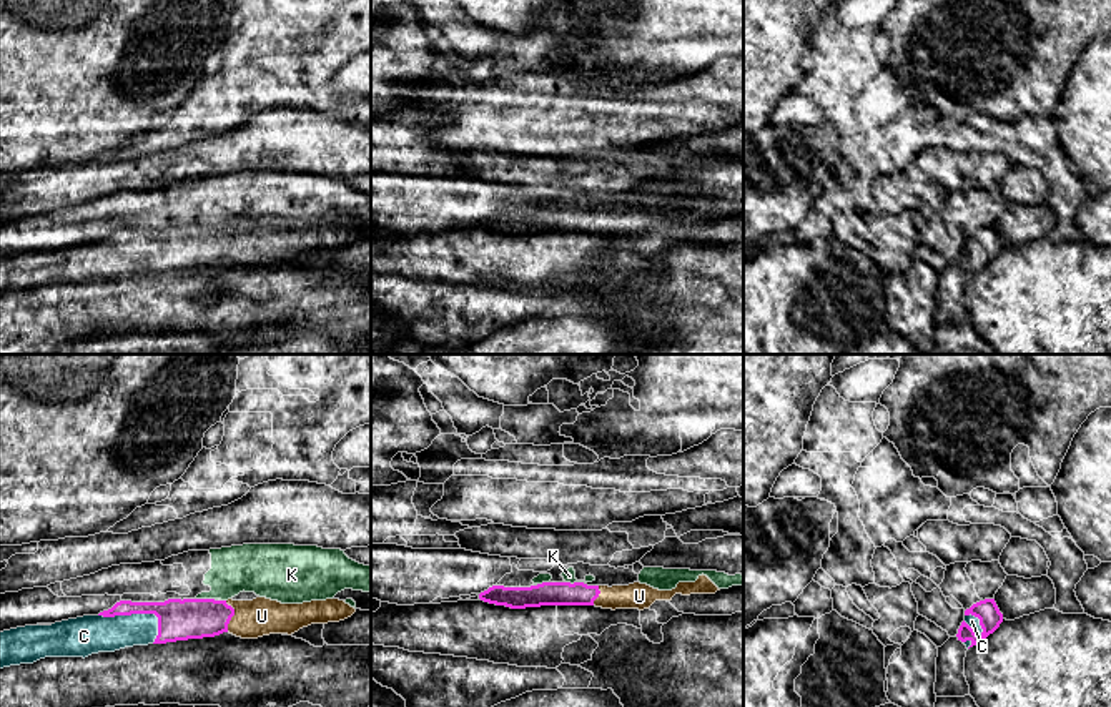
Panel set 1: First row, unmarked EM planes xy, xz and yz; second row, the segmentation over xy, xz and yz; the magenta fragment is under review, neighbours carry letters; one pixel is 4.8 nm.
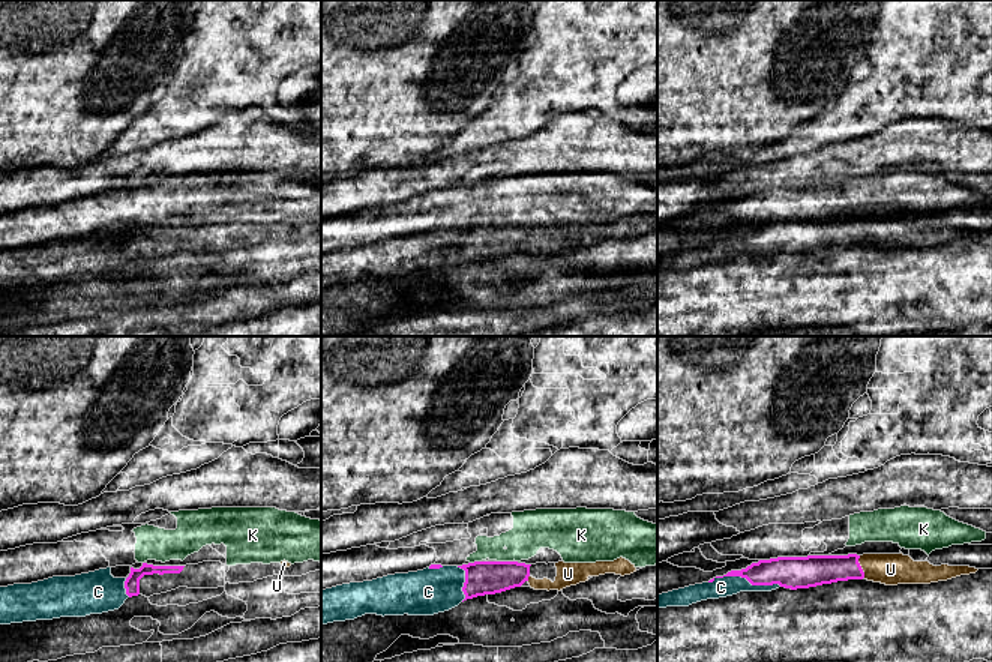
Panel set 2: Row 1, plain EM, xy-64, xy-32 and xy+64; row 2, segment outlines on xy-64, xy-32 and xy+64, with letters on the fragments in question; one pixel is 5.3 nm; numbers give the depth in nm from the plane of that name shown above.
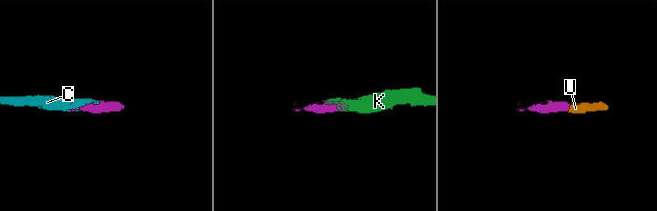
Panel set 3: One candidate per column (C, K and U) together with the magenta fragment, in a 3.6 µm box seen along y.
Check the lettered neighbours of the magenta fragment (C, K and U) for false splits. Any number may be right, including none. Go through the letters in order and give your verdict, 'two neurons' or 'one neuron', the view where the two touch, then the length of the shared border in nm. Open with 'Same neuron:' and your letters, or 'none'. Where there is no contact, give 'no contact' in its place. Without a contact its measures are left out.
Same neuron: C, U
C: one neuron; meets magenta in xy; contact 320 nm long
K: two neurons; meets magenta in xy; contact 90 nm long
U: one neuron; meets magenta in xy; contact 150 nm long

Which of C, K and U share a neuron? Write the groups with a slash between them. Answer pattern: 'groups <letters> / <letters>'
groups C U / K

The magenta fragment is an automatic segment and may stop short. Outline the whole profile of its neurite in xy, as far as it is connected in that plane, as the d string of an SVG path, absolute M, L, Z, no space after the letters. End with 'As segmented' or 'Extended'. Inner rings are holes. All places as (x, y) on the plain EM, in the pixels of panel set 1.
M344 216L333 226L303 231L281 231L266 225L120 228L98 243L0 260L0 296L33 291L45 284L85 286L98 279L215 265L223 260L241 266L291 263L311 251L344 248L358 236L371 238L371 220Z. Extended

